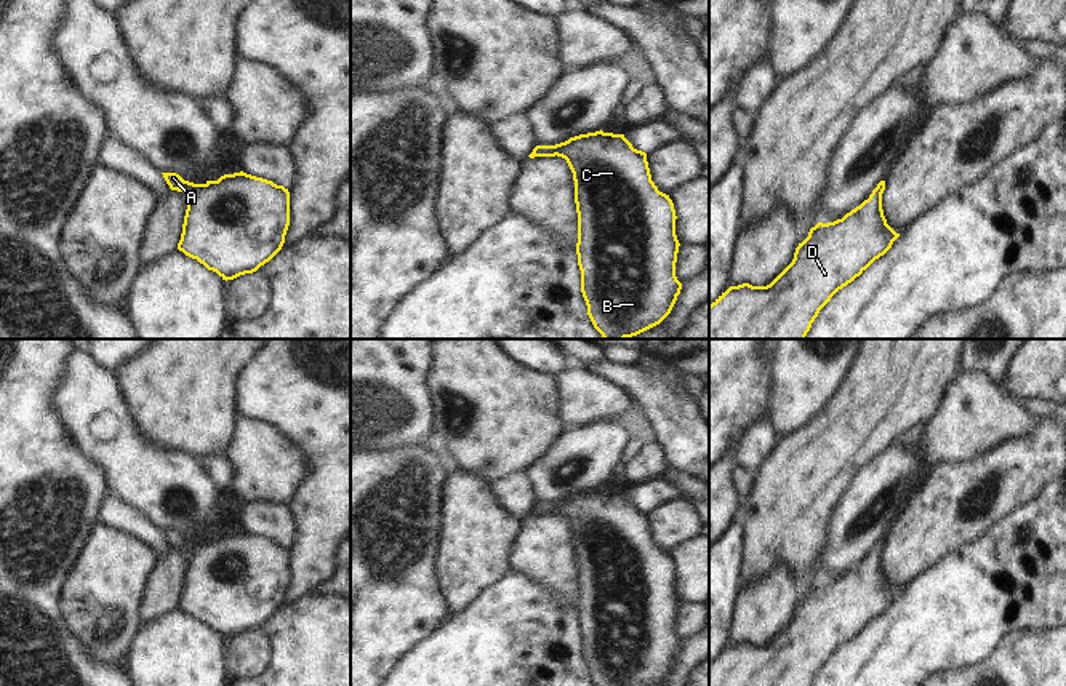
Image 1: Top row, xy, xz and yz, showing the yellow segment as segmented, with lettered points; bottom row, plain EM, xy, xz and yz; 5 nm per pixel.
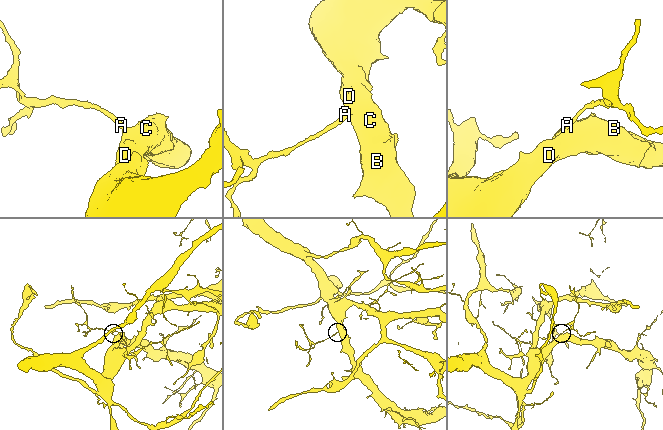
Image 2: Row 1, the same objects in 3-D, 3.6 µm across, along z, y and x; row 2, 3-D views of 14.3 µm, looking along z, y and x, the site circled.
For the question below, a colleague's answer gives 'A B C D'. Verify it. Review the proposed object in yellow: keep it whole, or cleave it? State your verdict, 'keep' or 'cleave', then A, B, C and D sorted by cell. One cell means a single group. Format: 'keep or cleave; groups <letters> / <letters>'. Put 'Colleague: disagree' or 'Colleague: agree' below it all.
keep; groups A B C D
Colleague: agree

